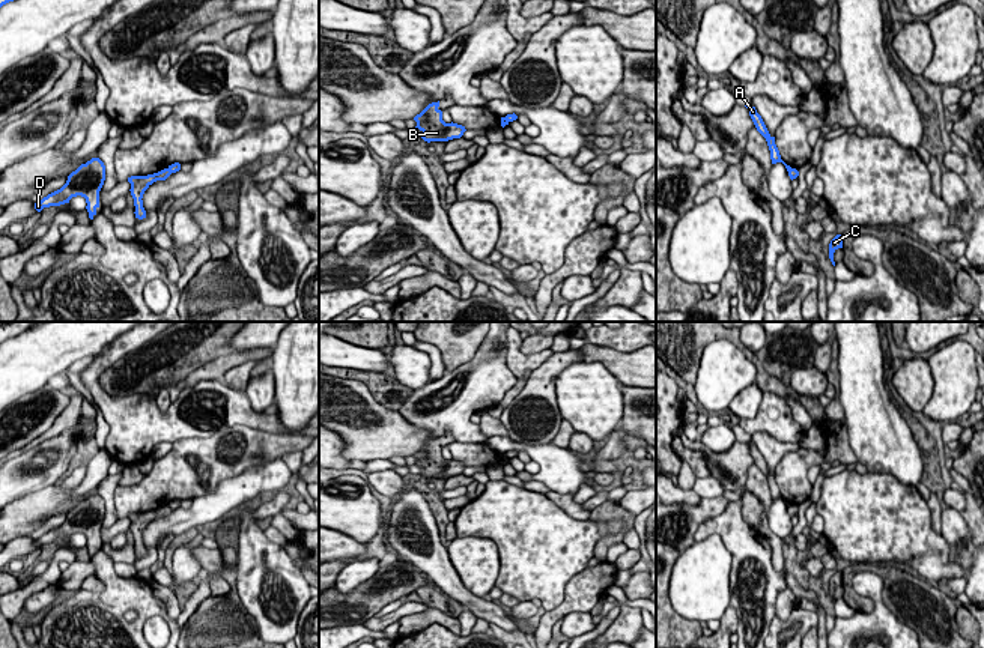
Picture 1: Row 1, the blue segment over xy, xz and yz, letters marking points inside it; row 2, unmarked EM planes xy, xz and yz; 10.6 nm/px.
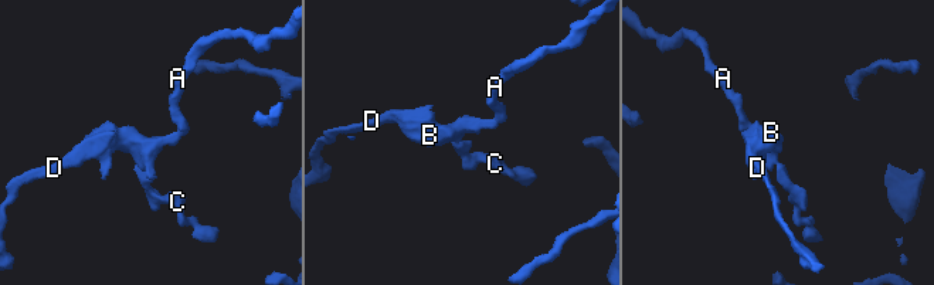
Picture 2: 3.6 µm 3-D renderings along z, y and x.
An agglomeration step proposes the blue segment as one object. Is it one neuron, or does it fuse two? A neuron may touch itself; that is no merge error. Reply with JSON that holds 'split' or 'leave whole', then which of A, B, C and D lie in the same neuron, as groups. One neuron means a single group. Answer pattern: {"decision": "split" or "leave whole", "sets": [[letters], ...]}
{"decision": "split", "sets": [["A"], ["B", "C", "D"]]}

